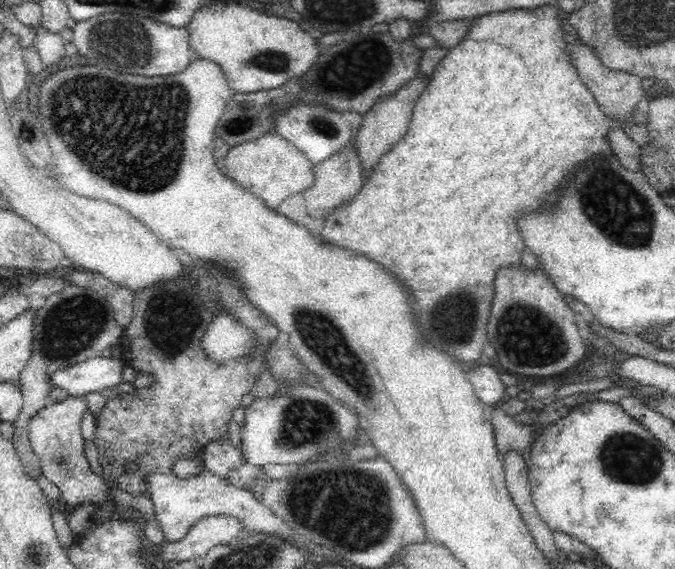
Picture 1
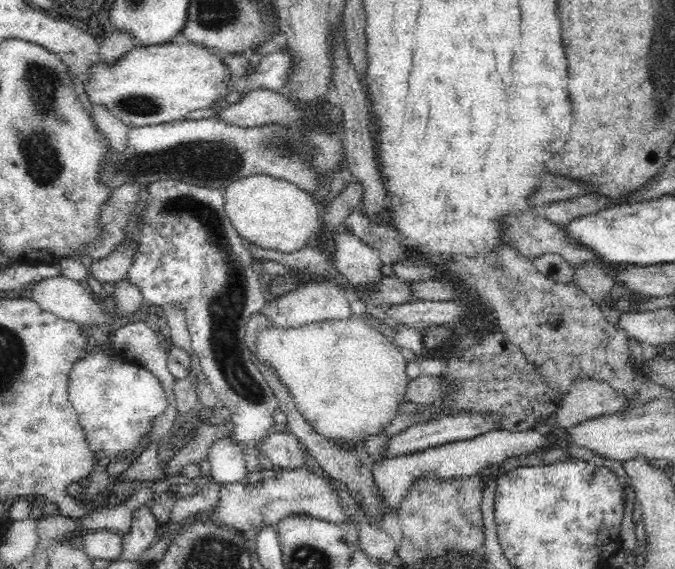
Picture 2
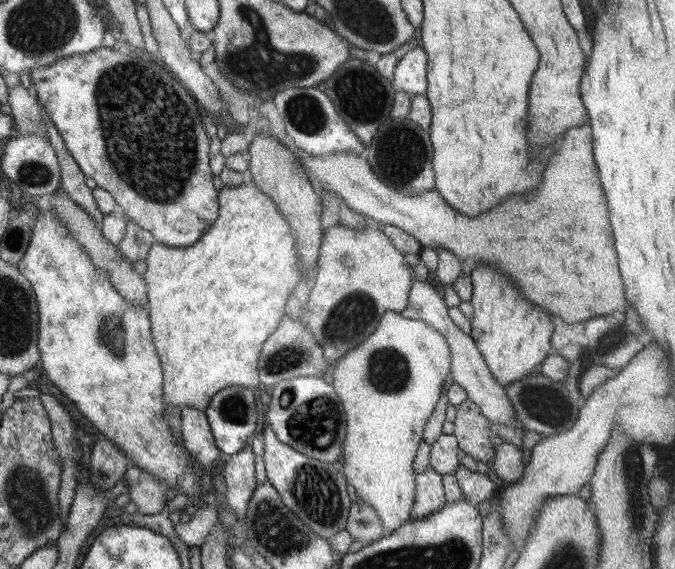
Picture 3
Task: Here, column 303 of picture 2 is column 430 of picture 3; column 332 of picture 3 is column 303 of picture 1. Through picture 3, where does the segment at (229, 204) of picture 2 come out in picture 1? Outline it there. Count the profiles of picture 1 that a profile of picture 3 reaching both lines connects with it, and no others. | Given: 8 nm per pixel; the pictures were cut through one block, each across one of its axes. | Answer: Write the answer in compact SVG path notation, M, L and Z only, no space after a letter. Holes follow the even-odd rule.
M270 133L231 147L222 171L274 210L278 210L280 204L292 195L308 190L315 181L312 163L306 155L289 140Z

